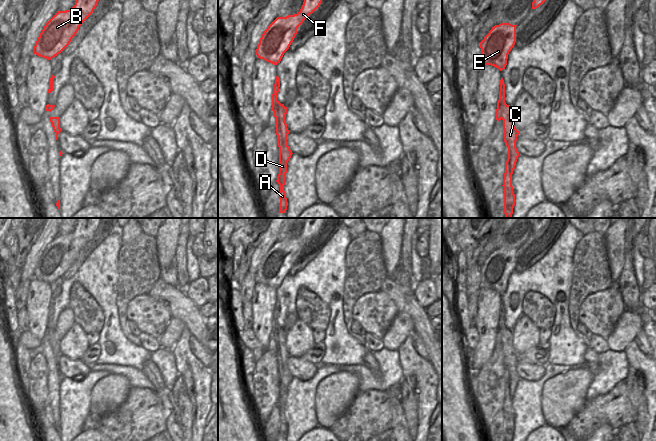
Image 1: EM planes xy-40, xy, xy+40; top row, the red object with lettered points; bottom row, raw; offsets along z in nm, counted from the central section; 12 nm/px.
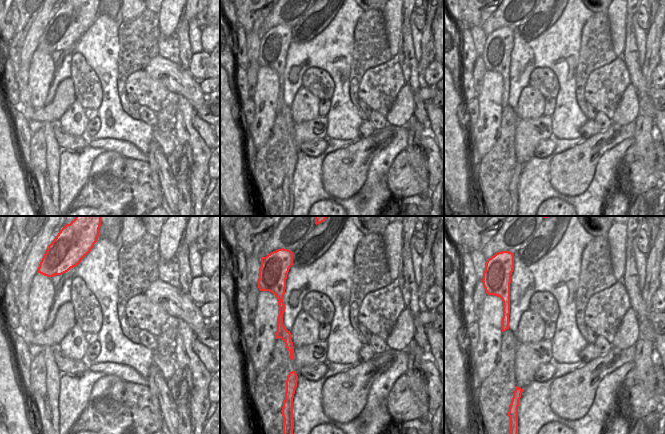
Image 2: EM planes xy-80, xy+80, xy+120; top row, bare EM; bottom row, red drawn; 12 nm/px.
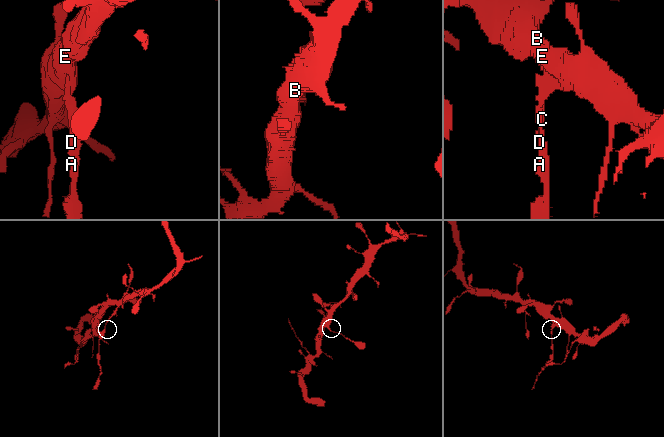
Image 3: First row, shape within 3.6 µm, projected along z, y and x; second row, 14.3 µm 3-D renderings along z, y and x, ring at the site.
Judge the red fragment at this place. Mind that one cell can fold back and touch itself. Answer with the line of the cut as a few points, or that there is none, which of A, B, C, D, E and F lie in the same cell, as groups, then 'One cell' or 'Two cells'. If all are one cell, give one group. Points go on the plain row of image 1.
Split along xy (282, 328), (277, 332), (276, 344). Groups: A C D / B E F. Two cells

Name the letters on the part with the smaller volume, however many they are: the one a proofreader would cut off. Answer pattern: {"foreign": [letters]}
{"foreign": ["A", "C", "D"]}

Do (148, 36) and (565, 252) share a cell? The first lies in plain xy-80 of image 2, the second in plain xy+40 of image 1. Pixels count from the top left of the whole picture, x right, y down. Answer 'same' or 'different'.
different

